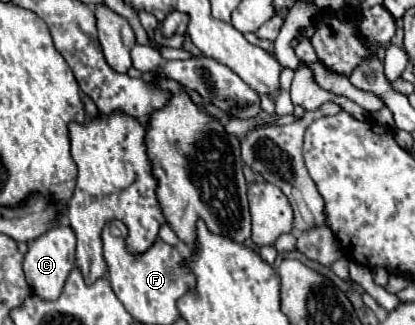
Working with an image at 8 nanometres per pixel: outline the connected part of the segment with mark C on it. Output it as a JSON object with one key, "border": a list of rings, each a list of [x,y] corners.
{"border":[[[55,226],[45,234],[41,234],[37,240],[31,240],[23,260],[23,272],[27,284],[37,296],[45,300],[55,300],[61,294],[67,274],[71,272],[73,266],[75,266],[75,236],[73,236],[73,228],[69,226]]]}

